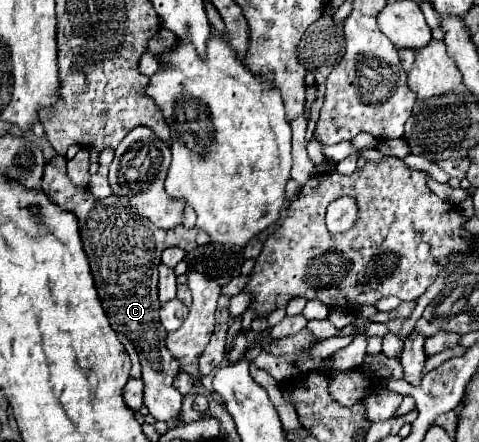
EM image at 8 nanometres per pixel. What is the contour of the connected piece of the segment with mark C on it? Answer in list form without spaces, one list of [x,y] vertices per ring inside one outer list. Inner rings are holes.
[[[55,156],[47,162],[41,188],[55,204],[79,218],[81,240],[89,256],[95,286],[109,322],[115,330],[125,334],[139,352],[141,380],[145,382],[143,404],[149,408],[149,414],[155,420],[175,420],[179,416],[183,396],[173,388],[173,378],[179,374],[181,366],[175,362],[175,358],[171,358],[171,352],[165,346],[167,330],[163,330],[163,324],[159,322],[157,266],[163,250],[169,246],[179,246],[185,252],[191,252],[197,246],[209,244],[211,240],[207,238],[205,230],[199,230],[197,226],[185,228],[179,224],[171,230],[159,230],[153,222],[147,222],[147,218],[135,214],[135,210],[131,210],[131,206],[127,206],[127,202],[119,196],[111,194],[105,200],[95,200],[87,188],[75,186],[69,180],[65,156]]]

